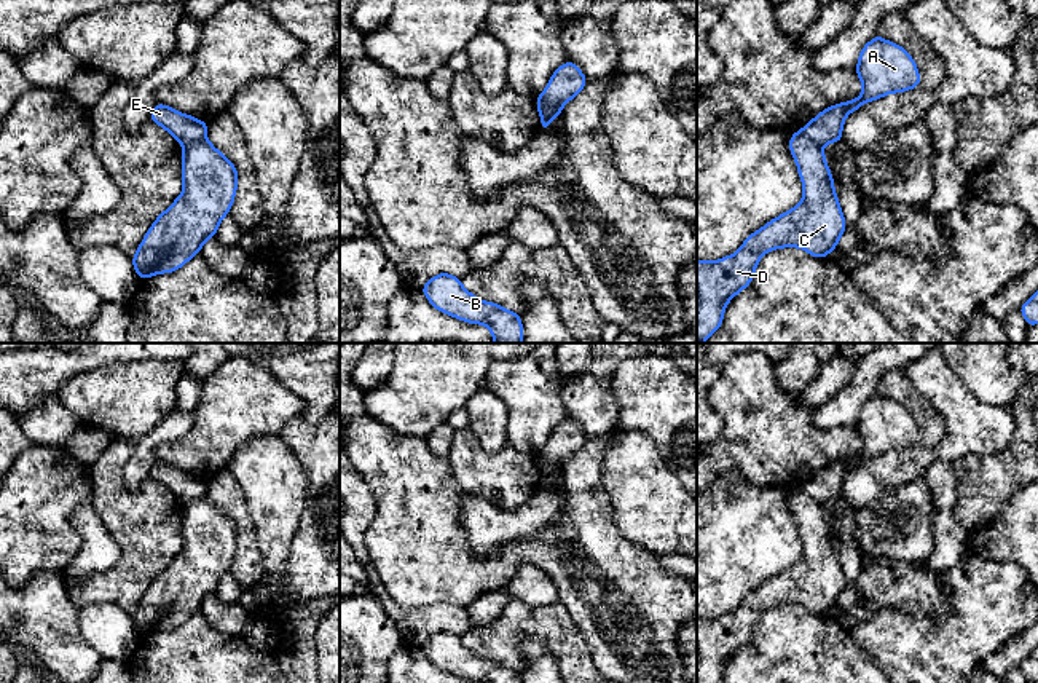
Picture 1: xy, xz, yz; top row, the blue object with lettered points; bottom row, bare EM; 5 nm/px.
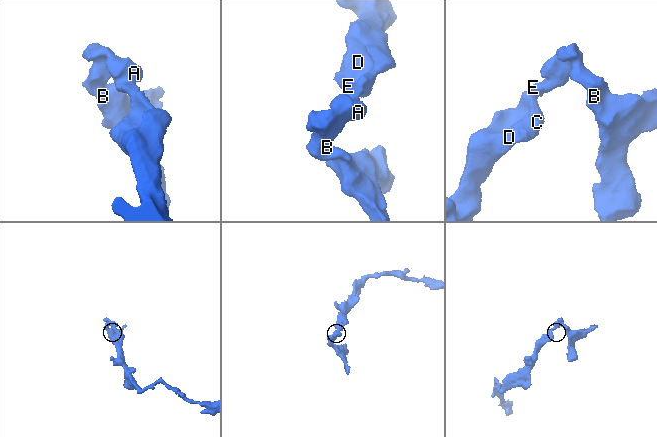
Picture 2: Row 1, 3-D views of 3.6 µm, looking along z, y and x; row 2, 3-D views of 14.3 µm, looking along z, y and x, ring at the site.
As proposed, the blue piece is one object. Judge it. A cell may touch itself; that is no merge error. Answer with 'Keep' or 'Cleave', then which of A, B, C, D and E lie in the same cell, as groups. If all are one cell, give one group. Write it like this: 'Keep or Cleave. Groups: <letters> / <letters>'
Cleave. Groups: A B E / C D

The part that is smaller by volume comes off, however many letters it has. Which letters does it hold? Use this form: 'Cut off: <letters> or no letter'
Cut off: A, B, E

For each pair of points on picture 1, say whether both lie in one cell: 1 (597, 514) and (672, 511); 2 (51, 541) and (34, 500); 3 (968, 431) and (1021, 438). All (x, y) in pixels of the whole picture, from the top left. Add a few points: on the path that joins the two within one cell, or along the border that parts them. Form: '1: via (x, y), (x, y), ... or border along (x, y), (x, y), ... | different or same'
1: border along (600, 479), (613, 509), (614, 525), (636, 544) | different
2: via (47, 532), (34, 516), (34, 509) | same
3: border along (1011, 406), (1011, 439), (998, 452), (979, 455) | different

